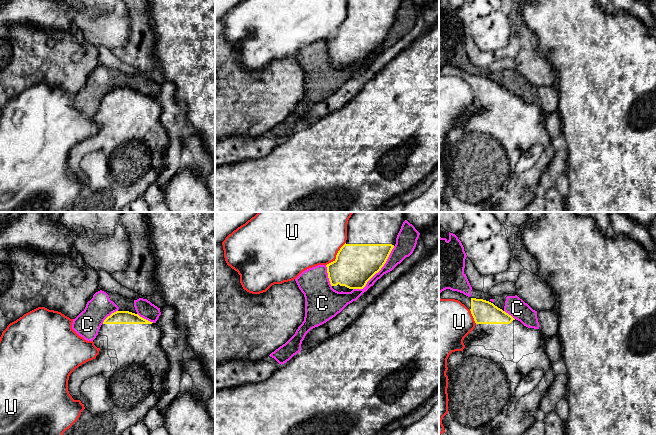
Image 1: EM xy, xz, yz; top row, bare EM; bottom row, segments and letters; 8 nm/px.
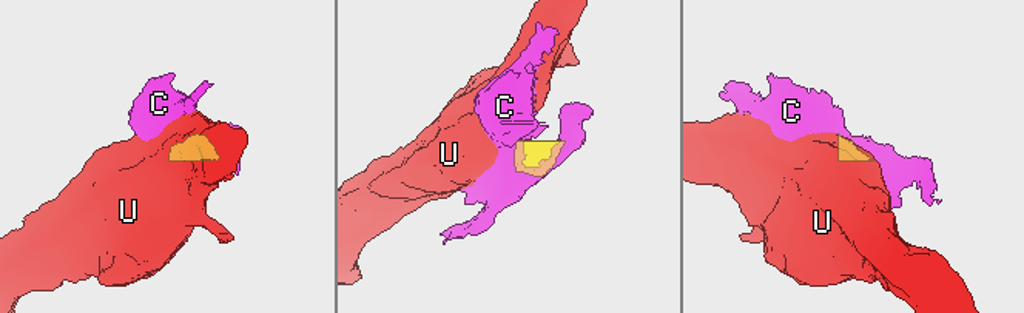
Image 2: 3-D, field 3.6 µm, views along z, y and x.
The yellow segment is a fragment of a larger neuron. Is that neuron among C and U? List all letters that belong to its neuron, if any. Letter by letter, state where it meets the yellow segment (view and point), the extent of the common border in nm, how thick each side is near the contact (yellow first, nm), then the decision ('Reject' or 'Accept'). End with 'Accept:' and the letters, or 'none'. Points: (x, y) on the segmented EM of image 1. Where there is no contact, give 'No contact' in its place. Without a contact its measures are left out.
C: Touches yellow at xz (377, 272). Shared border 480 nm. Thickness 340 nm (yellow) against 130 nm. Reject
U: Touches yellow at xz (336, 255). Shared border 240 nm. Thickness 340 nm (yellow) against 480 nm. Reject
Accept: none

